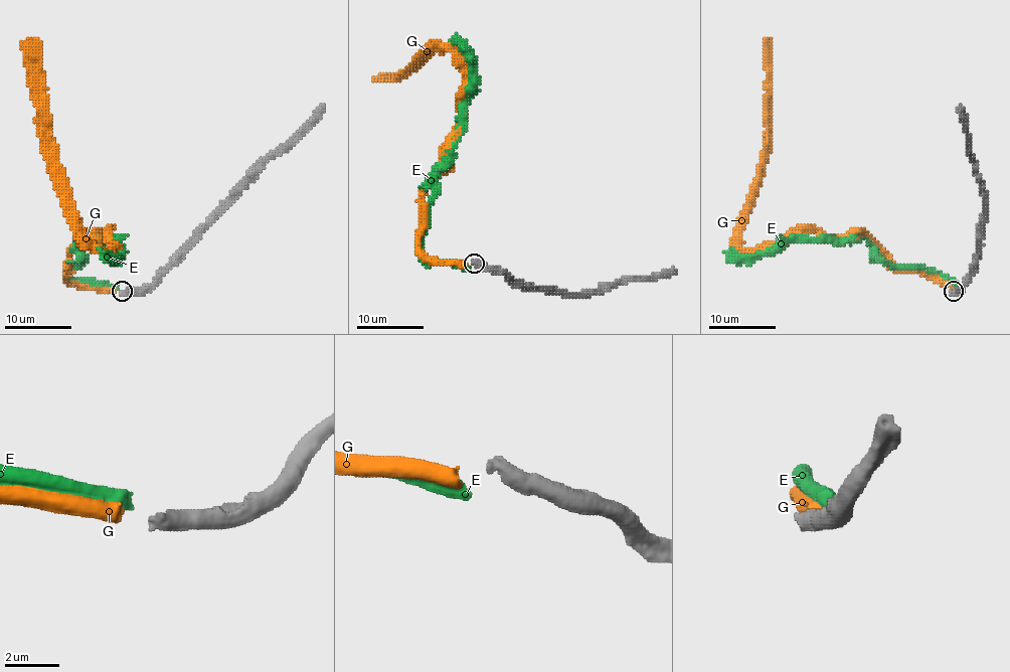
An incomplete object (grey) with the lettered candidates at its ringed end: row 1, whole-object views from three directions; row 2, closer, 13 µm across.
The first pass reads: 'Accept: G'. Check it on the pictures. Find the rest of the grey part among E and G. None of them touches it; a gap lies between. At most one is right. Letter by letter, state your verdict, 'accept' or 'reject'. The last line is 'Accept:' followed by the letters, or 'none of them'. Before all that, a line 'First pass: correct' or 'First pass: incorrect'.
First pass: correct
E: reject
G: accept
Accept: G

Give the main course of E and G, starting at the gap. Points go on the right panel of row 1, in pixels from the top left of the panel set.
E: (958, 289), (941, 274), (892, 268), (881, 261), (864, 237), (790, 238), (752, 258), (731, 258), (724, 253)
G: (955, 291), (938, 278), (901, 271), (859, 232), (790, 230), (776, 242), (740, 247), (766, 142), (765, 37)

